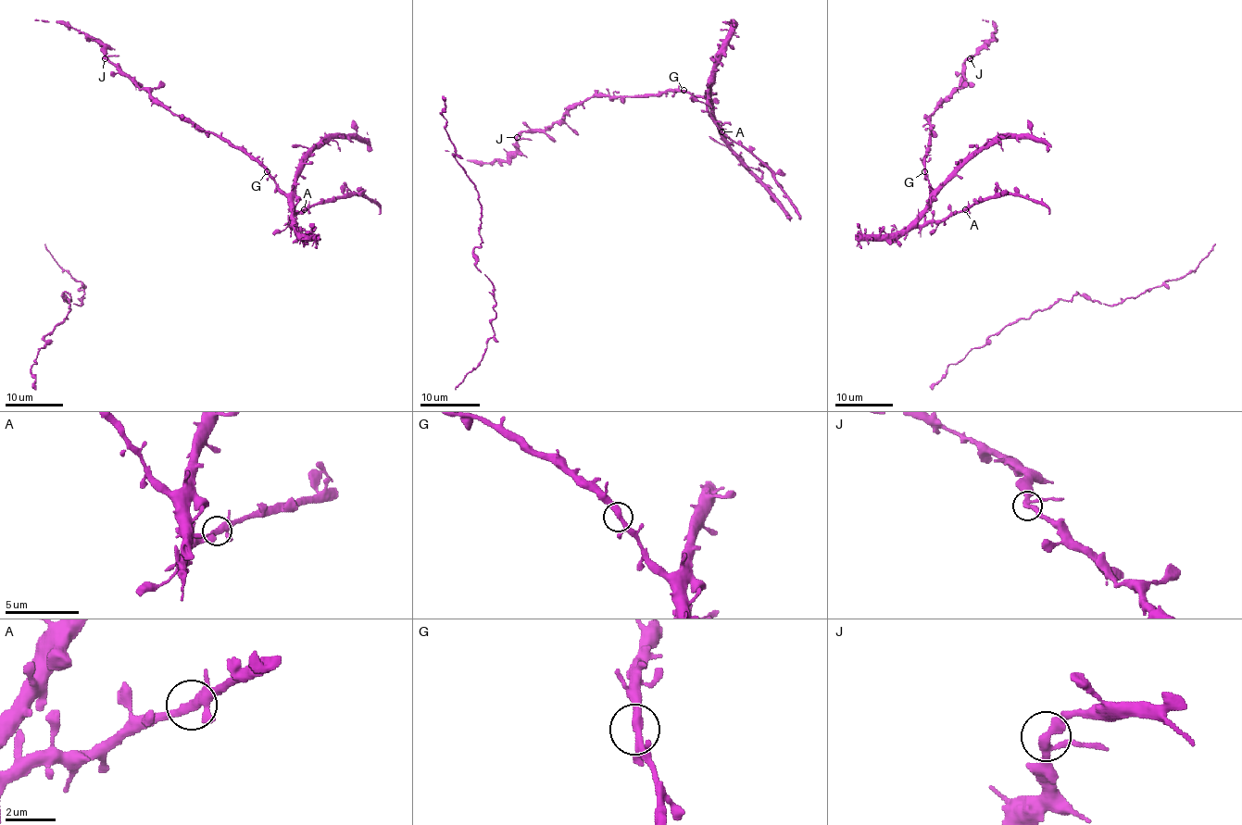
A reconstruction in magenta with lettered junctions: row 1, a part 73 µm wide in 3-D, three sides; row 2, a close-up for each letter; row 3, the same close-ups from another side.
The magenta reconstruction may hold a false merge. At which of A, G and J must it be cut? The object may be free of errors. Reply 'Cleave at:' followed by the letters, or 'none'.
Cleave at: none

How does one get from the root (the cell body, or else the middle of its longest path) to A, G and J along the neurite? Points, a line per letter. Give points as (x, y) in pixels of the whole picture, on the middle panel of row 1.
A: (564, 109), (591, 96), (687, 92), (708, 97), (707, 111), (721, 131)
G: (564, 109), (574, 108), (591, 96), (660, 96), (668, 92), (683, 90)
J: (564, 109), (565, 114), (550, 126), (522, 131), (516, 136)

